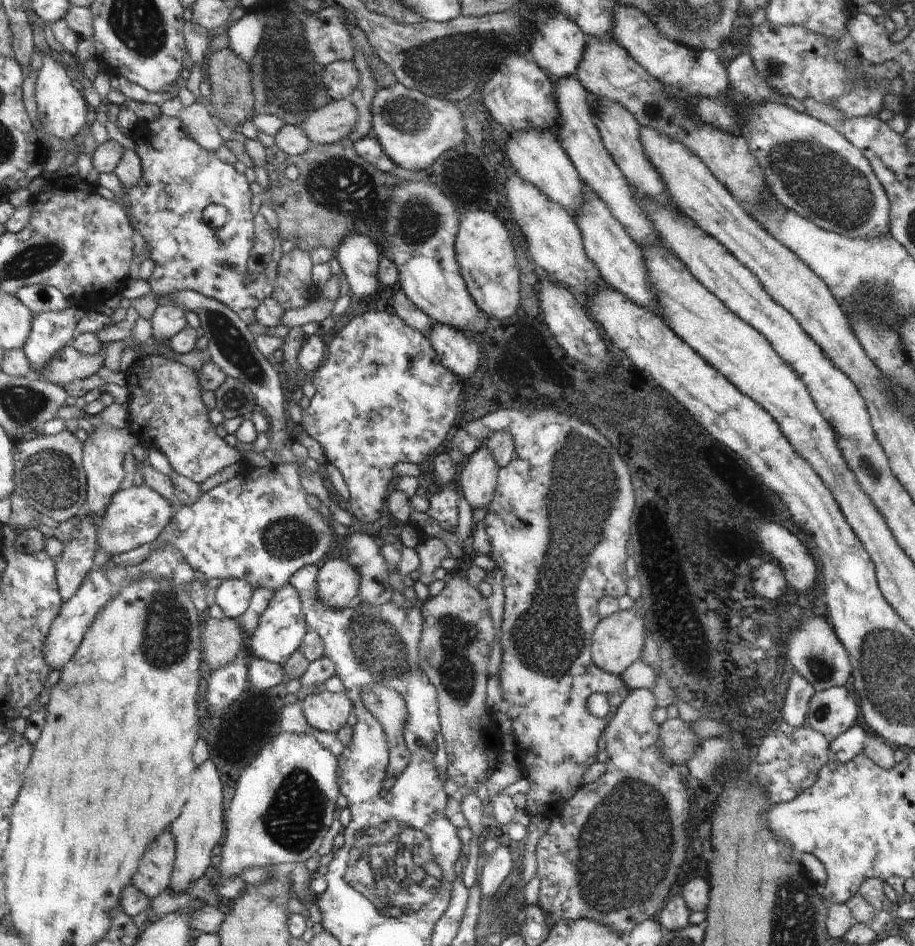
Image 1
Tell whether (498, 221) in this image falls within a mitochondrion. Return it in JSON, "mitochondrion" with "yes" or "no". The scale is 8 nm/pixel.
{"mitochondrion":"no"}

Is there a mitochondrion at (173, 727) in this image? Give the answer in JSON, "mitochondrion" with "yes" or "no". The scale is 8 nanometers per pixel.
{"mitochondrion":"no"}

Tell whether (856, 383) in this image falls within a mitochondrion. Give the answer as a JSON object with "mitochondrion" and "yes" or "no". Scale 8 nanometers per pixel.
{"mitochondrion":"no"}

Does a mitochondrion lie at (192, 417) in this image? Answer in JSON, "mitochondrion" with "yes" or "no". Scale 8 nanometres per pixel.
{"mitochondrion":"no"}

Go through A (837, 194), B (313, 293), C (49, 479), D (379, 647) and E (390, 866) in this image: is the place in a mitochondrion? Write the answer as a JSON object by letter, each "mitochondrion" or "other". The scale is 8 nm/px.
{"A":"mitochondrion","B":"other","C":"mitochondrion","D":"mitochondrion","E":"mitochondrion"}

